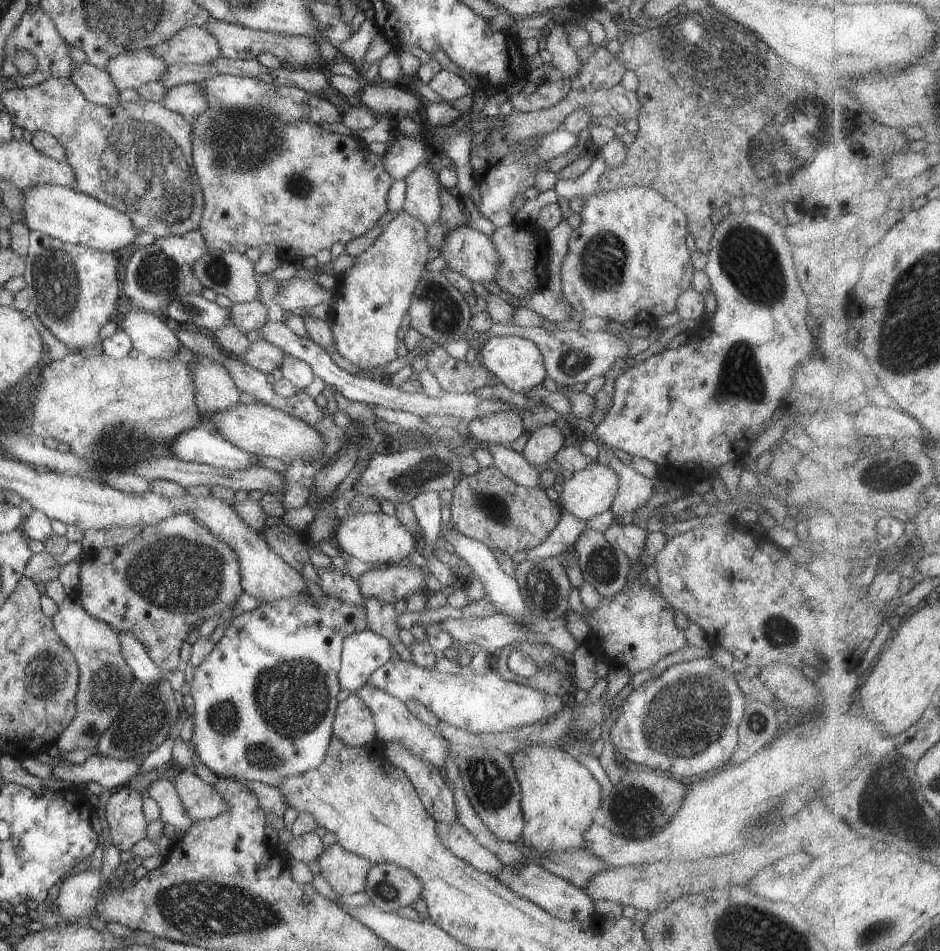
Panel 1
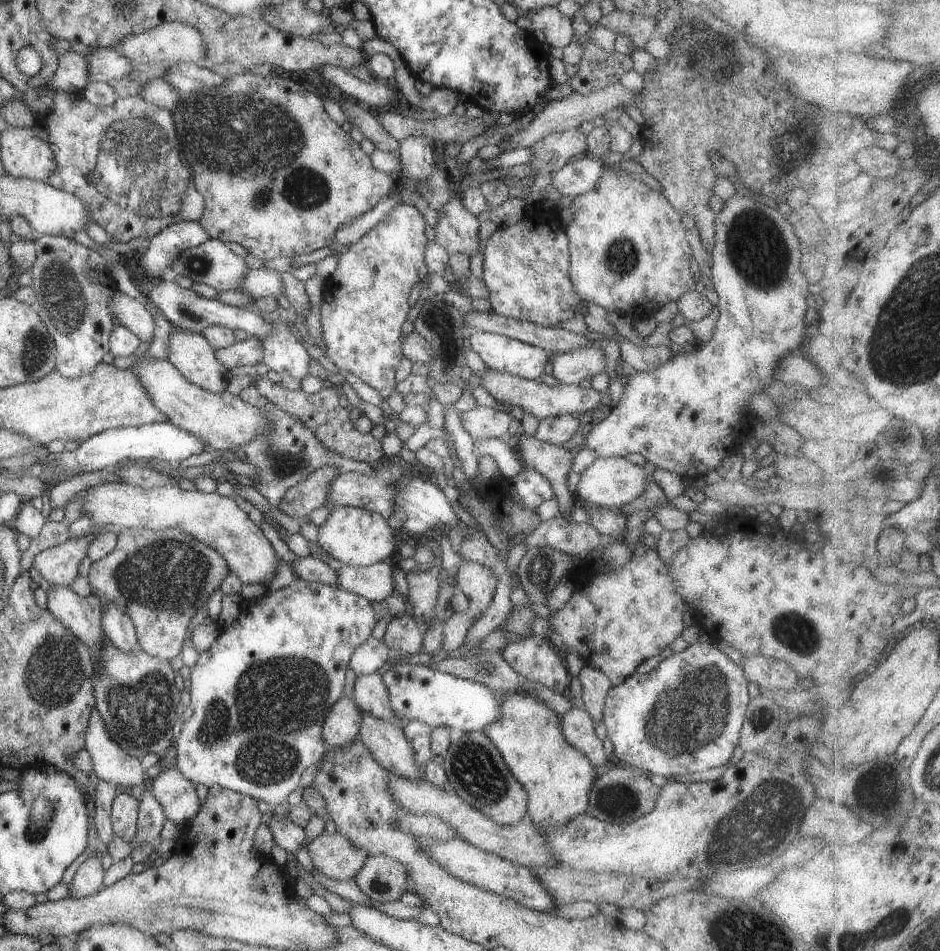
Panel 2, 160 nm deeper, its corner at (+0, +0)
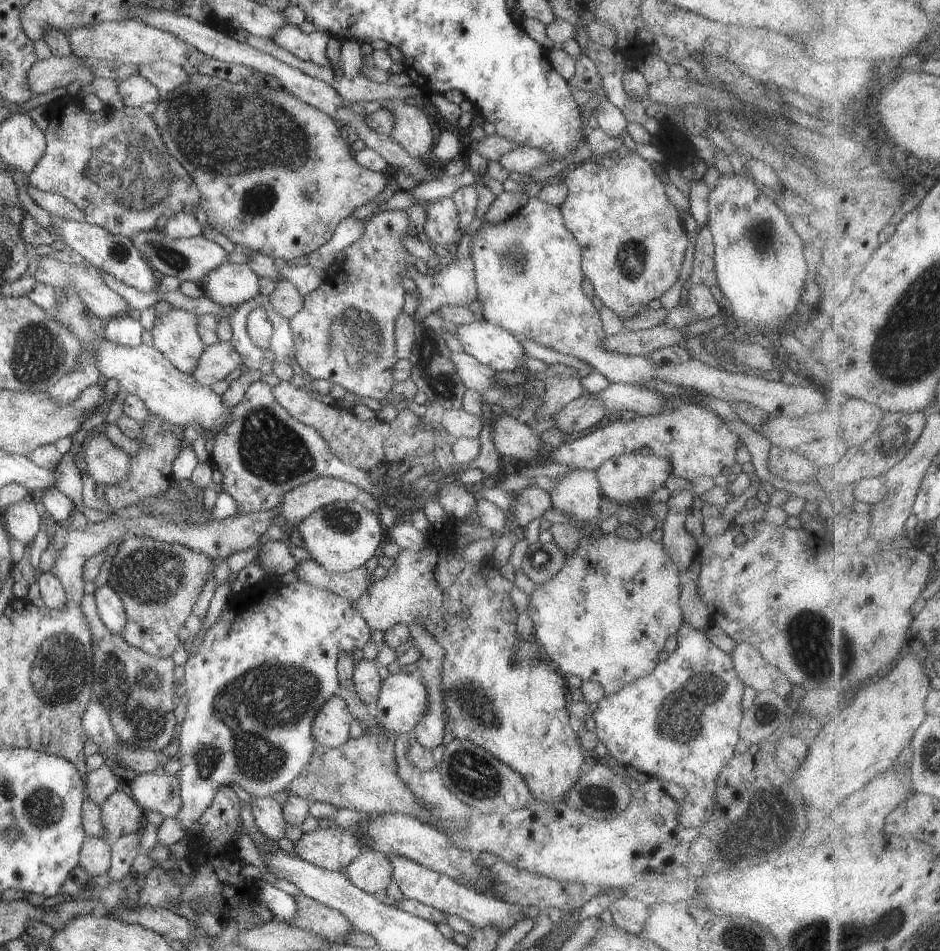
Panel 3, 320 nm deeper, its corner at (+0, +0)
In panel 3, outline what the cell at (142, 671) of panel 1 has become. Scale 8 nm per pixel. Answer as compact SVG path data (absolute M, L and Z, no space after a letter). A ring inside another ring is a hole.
M107 584L97 585L92 593L101 622L109 632L118 634L124 627L126 616L119 595Z

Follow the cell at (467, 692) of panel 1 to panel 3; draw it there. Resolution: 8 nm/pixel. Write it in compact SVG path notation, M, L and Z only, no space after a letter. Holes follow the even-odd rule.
M388 674L380 682L373 718L396 736L411 734L427 705L426 686L417 674Z

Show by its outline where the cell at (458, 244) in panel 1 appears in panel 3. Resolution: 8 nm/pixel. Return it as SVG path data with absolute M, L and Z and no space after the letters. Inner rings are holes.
M437 197L424 204L423 233L433 244L458 243L463 228L458 226L456 206L451 197Z

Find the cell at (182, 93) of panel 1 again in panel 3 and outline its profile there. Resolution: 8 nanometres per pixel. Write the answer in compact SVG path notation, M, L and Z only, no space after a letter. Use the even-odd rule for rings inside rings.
M136 74L121 79L117 82L116 89L122 104L131 108L147 107L155 103L161 96L161 92L157 88Z

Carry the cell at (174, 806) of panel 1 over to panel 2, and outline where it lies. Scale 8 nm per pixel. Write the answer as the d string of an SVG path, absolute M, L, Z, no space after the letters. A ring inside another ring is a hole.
M96 710L91 711L88 718L84 736L84 749L90 754L92 769L98 780L110 782L113 786L122 786L123 783L128 782L137 783L145 788L148 787L150 780L141 772L140 759L127 755L117 743L111 740L102 718Z

